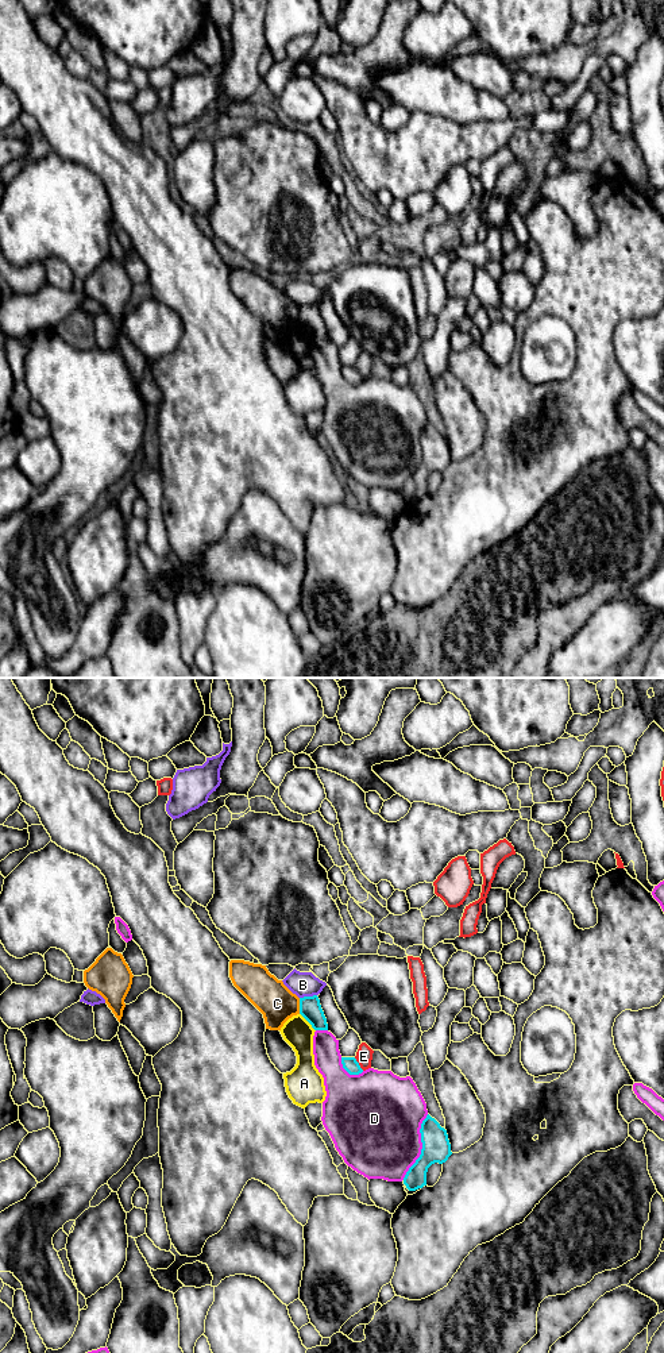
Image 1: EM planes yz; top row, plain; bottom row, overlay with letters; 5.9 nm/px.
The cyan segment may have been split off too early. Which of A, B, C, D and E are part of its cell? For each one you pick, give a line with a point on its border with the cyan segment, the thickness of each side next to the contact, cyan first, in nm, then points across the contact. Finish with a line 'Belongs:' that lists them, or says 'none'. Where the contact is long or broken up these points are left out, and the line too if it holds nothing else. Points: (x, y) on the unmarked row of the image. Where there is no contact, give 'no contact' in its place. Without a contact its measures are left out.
Belongs: none

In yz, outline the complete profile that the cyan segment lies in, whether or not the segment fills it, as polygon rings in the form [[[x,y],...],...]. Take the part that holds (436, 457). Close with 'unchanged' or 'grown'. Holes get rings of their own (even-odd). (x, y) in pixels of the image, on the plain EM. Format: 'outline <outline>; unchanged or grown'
outline [[[429,423],[422,429],[420,442],[422,451],[421,463],[404,486],[404,493],[409,500],[426,494],[428,477],[435,471],[445,471],[452,463],[447,439]]]; unchanged

